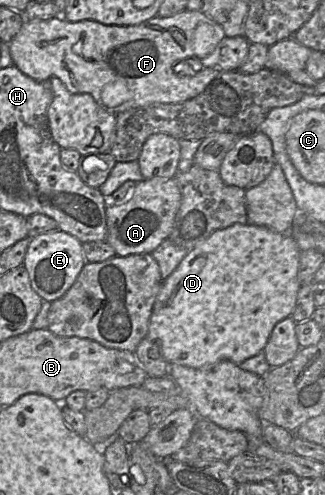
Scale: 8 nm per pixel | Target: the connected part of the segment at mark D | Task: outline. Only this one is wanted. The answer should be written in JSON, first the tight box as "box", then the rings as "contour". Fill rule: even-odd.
{"box":[146,224,301,368],"contour":[[[235,224],[225,229],[214,231],[209,237],[189,250],[177,268],[163,280],[159,293],[154,302],[146,337],[157,343],[166,362],[190,368],[202,368],[223,360],[240,365],[245,360],[256,356],[264,350],[274,326],[287,317],[291,317],[301,288],[297,274],[301,250],[290,234],[277,233],[263,226],[252,224]]]}

